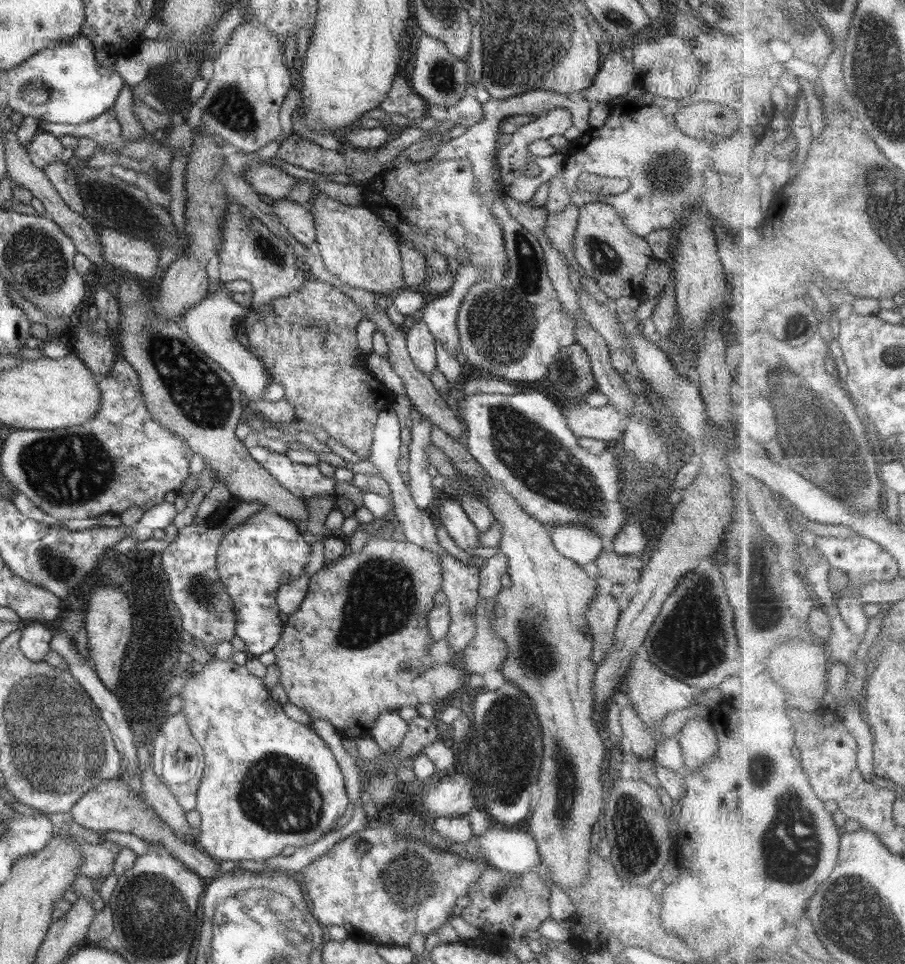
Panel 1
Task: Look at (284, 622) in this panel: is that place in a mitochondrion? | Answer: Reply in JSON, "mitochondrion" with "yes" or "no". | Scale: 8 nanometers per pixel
{"mitochondrion":"no"}

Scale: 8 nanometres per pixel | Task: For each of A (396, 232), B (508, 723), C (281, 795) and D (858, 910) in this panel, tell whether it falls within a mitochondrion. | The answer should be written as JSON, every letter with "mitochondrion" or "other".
{"A":"other","B":"mitochondrion","C":"mitochondrion","D":"mitochondrion"}

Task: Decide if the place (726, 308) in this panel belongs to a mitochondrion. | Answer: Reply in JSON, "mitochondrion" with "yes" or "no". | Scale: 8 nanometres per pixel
{"mitochondrion":"no"}

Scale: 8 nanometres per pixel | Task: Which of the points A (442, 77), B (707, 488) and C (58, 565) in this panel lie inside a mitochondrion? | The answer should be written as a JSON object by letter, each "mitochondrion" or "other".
{"A":"mitochondrion","B":"other","C":"mitochondrion"}

